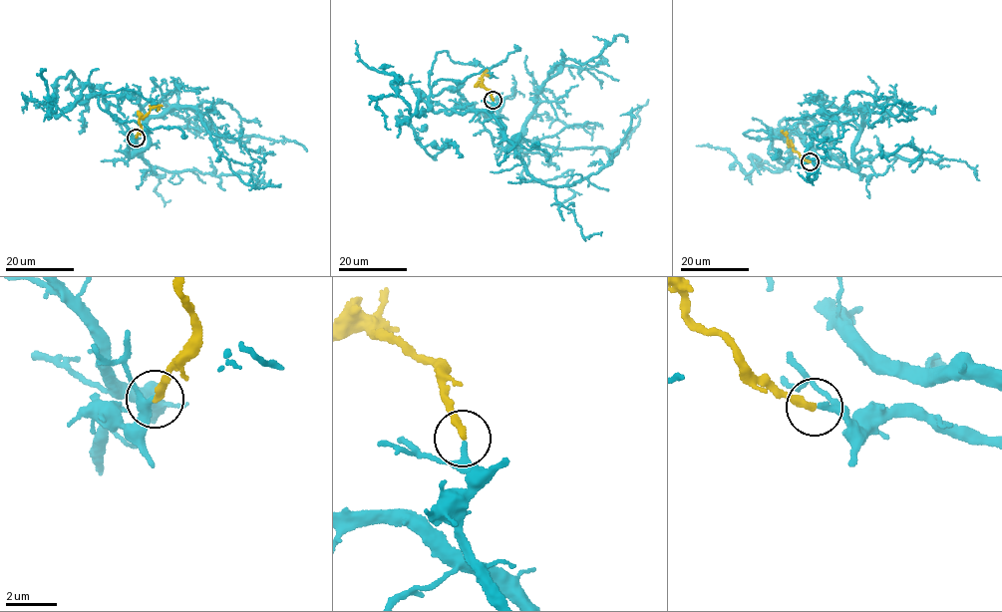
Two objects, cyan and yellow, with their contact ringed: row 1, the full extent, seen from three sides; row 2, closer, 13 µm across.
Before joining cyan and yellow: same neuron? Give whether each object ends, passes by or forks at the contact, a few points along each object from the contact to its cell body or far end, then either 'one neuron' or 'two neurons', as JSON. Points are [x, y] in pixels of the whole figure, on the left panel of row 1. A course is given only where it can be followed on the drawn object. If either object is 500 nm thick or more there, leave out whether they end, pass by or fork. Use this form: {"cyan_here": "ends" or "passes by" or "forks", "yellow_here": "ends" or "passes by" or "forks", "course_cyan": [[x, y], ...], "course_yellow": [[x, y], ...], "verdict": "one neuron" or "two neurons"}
{"cyan_here": "passes by", "yellow_here": "ends", "course_cyan": [[136, 138], [128, 147], [135, 138], [92, 86], [84, 103], [52, 113], [70, 72], [86, 106], [79, 132]], "course_yellow": [[136, 138], [141, 128], [140, 120], [152, 108], [163, 106]], "verdict": "one neuron"}

